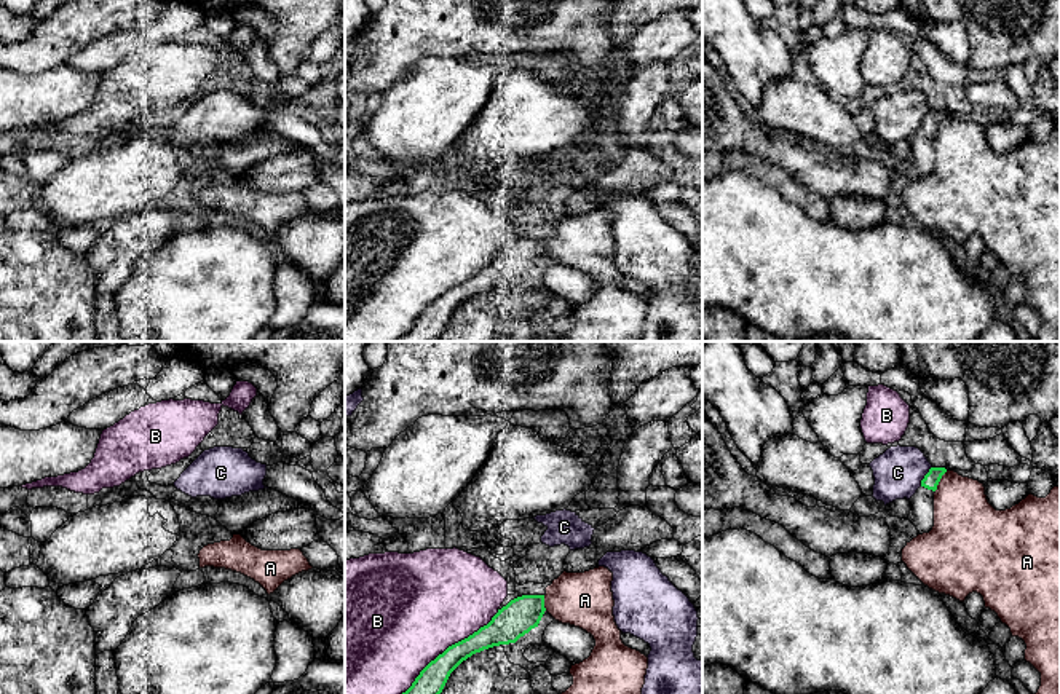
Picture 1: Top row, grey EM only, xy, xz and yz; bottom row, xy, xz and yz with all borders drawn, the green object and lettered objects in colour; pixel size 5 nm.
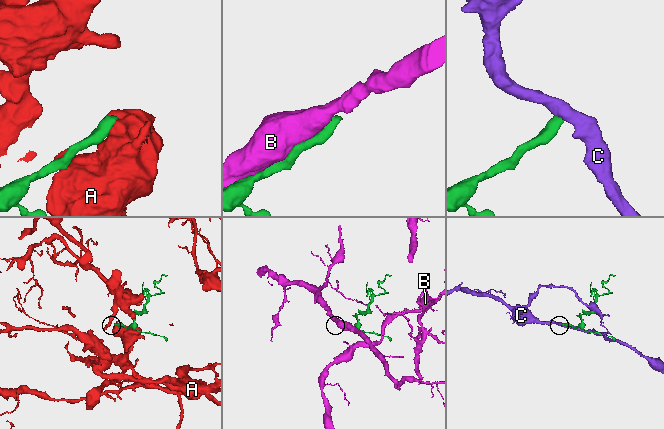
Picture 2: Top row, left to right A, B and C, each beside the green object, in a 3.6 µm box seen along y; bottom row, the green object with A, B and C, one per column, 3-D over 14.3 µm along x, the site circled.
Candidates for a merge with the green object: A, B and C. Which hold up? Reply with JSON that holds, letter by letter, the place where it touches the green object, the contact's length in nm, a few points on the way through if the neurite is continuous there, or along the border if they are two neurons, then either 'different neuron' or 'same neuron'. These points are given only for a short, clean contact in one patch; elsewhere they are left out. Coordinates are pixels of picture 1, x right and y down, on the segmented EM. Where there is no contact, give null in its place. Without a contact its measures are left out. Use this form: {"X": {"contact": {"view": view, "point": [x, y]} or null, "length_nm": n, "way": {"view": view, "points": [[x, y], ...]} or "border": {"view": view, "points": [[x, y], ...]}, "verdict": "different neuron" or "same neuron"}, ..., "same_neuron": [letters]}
{"A": {"contact": {"view": "yz", "point": [939, 481]}, "length_nm": 120, "border": {"view": "yz", "points": [[947, 471], [934, 490]]}, "verdict": "different neuron"}, "B": {"contact": {"view": "xz", "point": [449, 646]}, "length_nm": 650, "verdict": "different neuron"}, "C": {"contact": {"view": "yz", "point": [925, 476]}, "length_nm": 120, "border": {"view": "yz", "points": [[931, 466], [920, 485]]}, "verdict": "different neuron"}, "same_neuron": []}

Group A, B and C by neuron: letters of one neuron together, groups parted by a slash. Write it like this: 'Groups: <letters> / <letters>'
Groups: A / B / C

